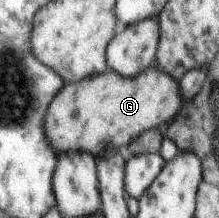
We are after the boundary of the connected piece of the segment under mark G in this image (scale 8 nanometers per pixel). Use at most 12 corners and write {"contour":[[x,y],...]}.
{"contour":[[159,68],[71,82],[45,132],[57,155],[129,145],[170,122],[180,83]]}

